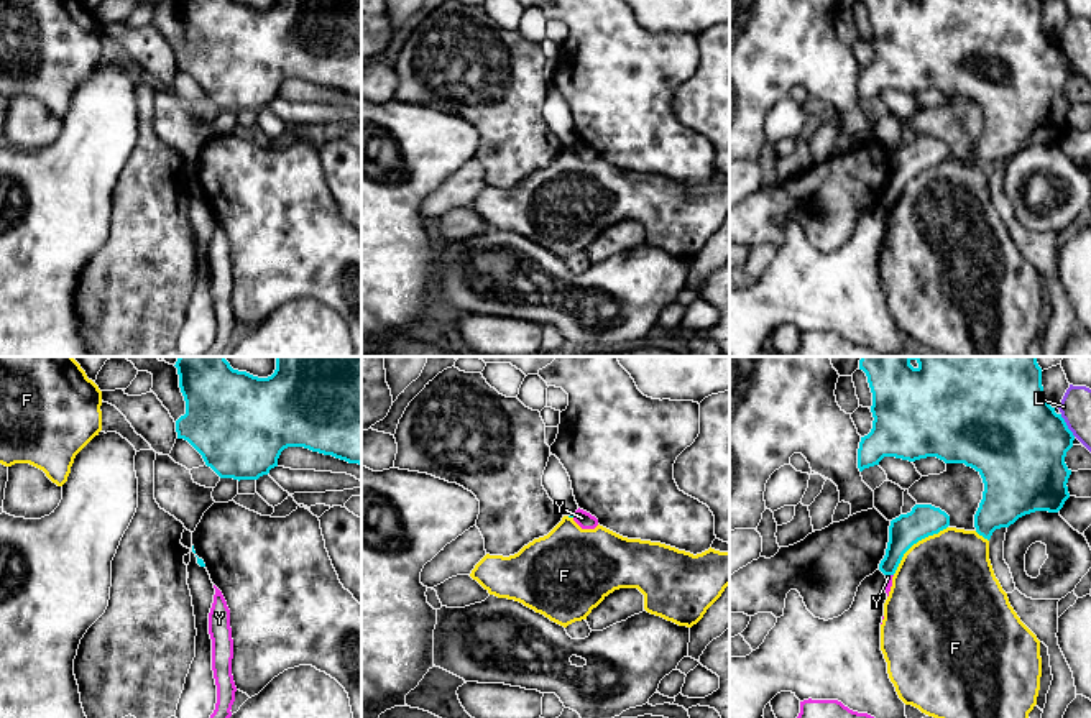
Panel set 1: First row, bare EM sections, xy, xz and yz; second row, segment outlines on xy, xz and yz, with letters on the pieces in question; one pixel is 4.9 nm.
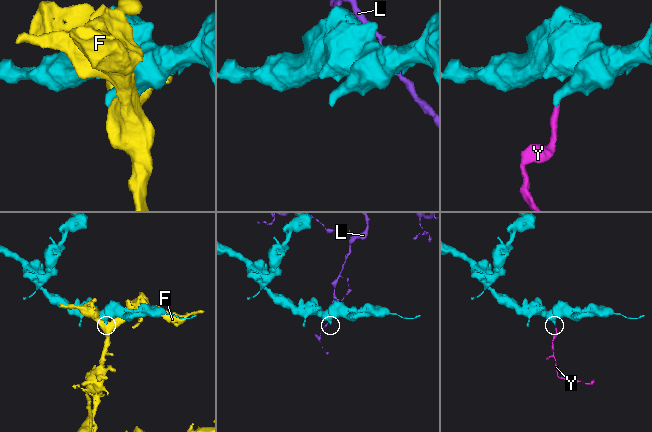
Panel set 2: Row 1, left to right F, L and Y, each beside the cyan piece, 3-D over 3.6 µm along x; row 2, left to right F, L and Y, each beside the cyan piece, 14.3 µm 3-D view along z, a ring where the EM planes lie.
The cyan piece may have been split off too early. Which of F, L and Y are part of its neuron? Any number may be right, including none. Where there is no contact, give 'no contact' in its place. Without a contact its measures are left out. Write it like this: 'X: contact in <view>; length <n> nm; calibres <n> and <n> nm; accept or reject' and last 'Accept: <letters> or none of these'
F: contact in yz; length 360 nm; calibres 160 and 480 nm; reject
L: contact in yz; length 130 nm; calibres 460 and 150 nm; reject
Y: contact in yz; length 40 nm; calibres 160 and 30 nm; reject
Accept: none of these

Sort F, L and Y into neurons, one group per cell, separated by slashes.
F / L / Y

